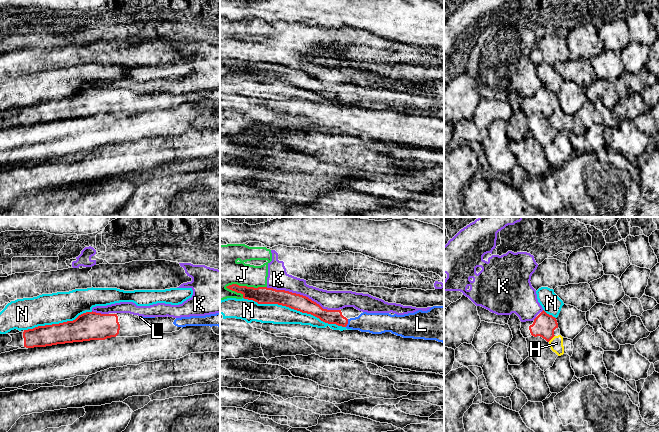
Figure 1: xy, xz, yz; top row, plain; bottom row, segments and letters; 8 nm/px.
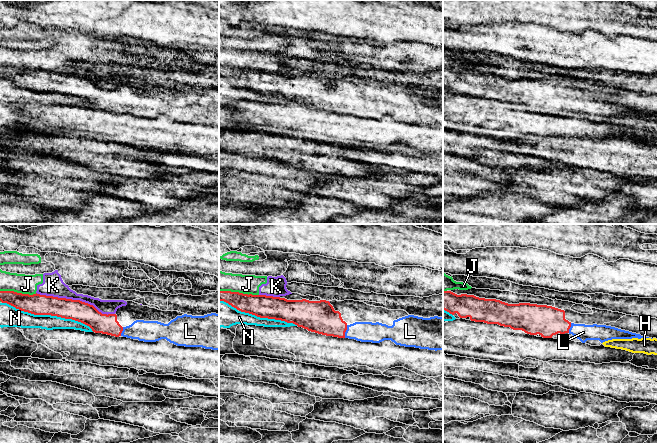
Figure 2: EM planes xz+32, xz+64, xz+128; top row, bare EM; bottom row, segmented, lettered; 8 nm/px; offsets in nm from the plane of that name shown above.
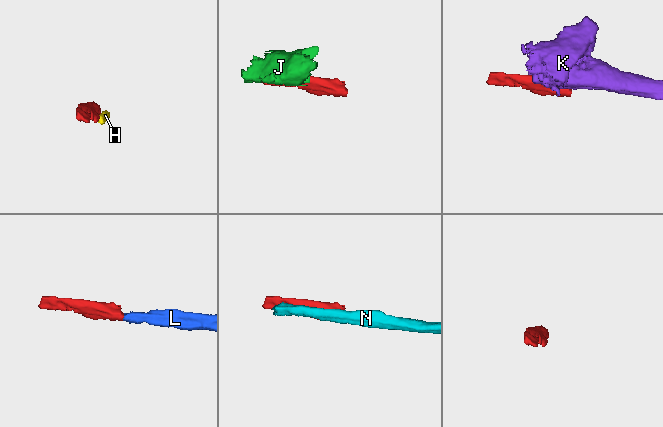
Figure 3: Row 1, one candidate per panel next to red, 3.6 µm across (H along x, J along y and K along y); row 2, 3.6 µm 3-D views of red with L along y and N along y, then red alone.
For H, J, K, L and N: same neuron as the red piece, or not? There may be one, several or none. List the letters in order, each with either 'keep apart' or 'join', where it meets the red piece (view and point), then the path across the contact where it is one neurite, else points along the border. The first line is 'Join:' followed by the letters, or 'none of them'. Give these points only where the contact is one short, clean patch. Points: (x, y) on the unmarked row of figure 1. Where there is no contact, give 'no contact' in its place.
Join: L
H: keep apart | yz (551, 114) | along yz (554, 111), (548, 117)
J: keep apart | xz (245, 62)
K: keep apart | xz (302, 71)
L: join | xz (347, 99) | across xz (328, 92), (334, 92), (347, 99), (376, 99)
N: keep apart | xz (294, 85)

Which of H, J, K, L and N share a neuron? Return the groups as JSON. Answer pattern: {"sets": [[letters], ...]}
{"sets": [["H"], ["J", "K"], ["L"], ["N"]]}

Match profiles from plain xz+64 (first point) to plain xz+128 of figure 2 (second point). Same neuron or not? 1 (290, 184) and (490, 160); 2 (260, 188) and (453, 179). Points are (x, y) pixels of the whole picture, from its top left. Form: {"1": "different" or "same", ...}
{"1": "different", "2": "same"}

